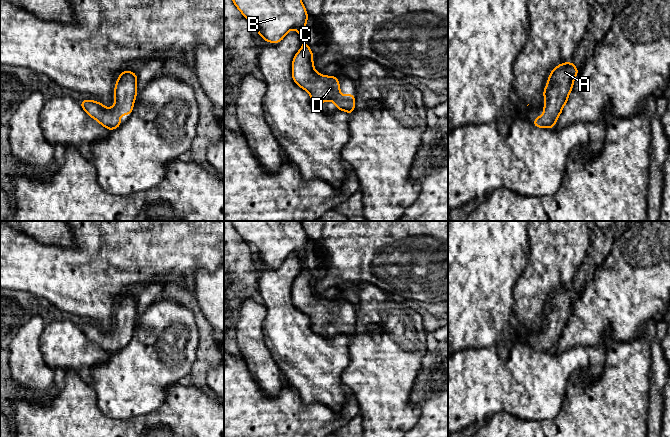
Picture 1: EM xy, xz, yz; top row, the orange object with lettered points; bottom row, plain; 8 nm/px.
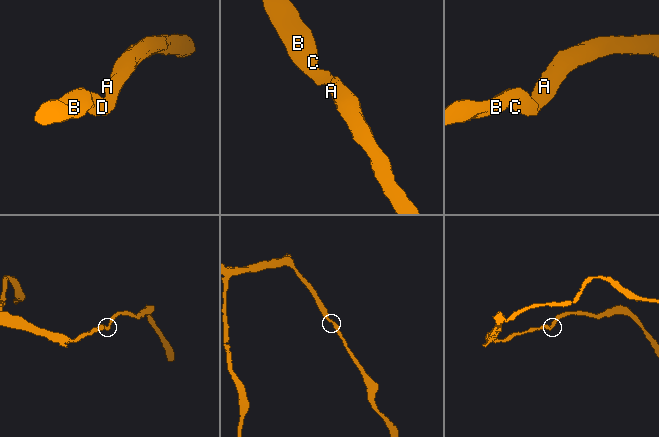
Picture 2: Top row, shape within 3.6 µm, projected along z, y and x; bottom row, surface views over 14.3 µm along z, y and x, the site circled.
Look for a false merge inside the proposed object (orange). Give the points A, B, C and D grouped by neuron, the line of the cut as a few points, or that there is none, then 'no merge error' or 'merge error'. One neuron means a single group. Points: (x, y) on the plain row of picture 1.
A B C D | no cut | no merge error

